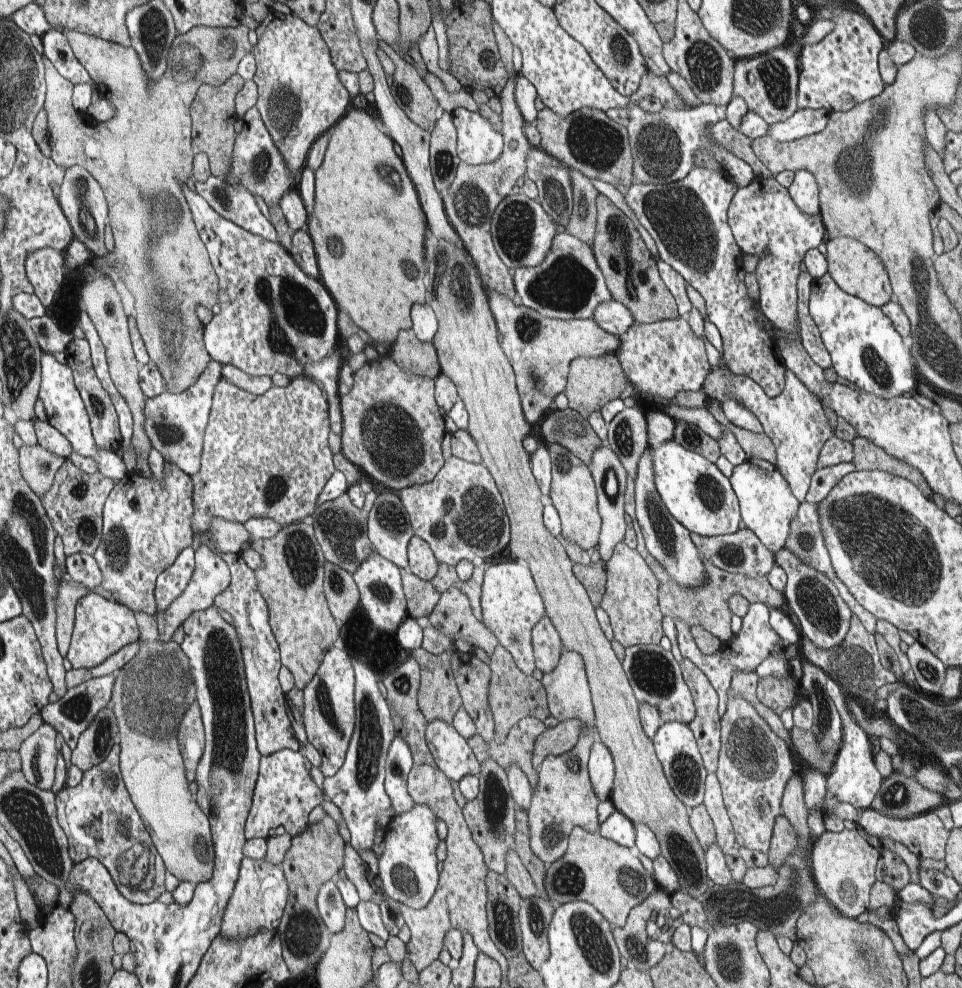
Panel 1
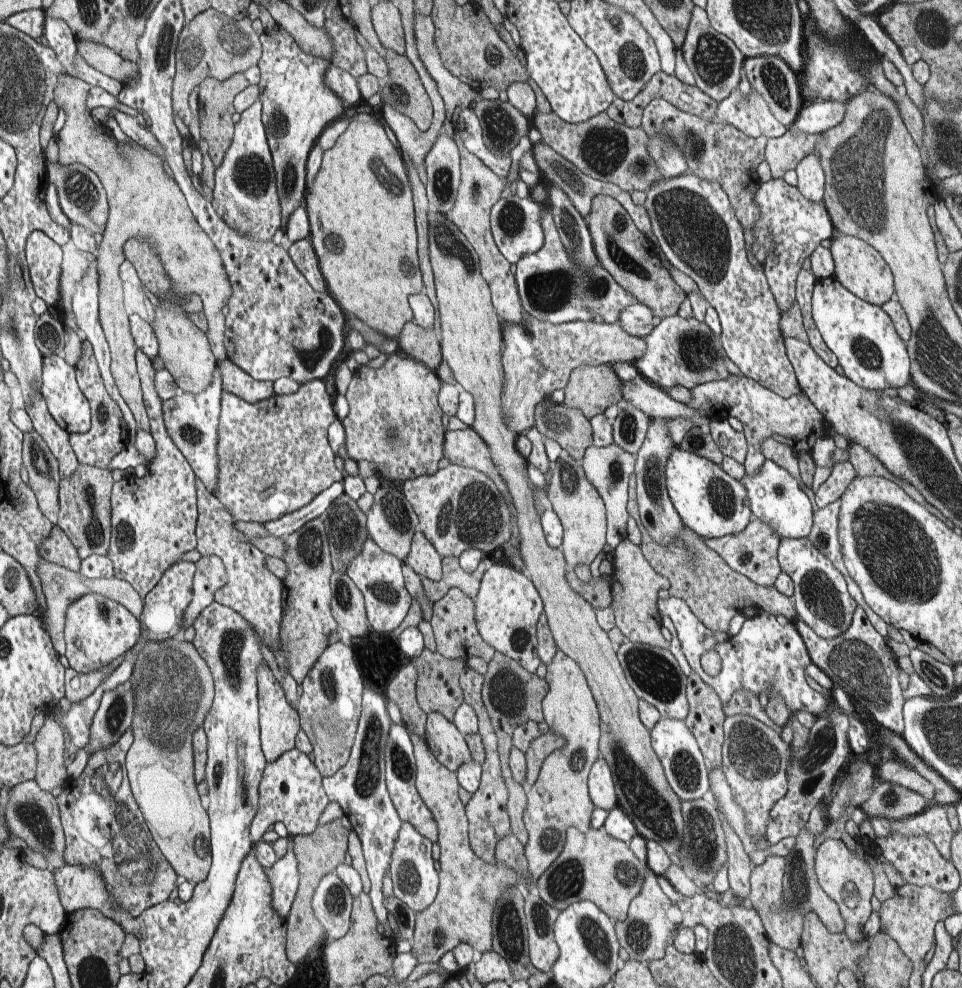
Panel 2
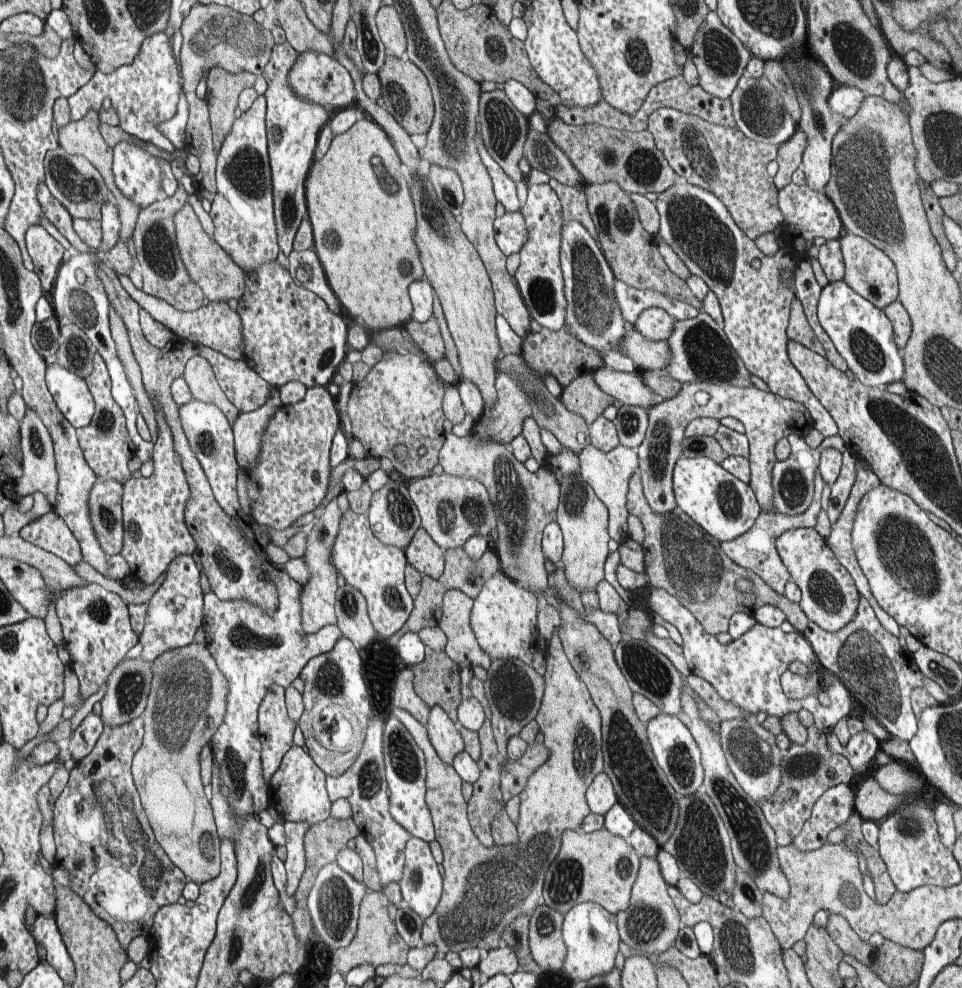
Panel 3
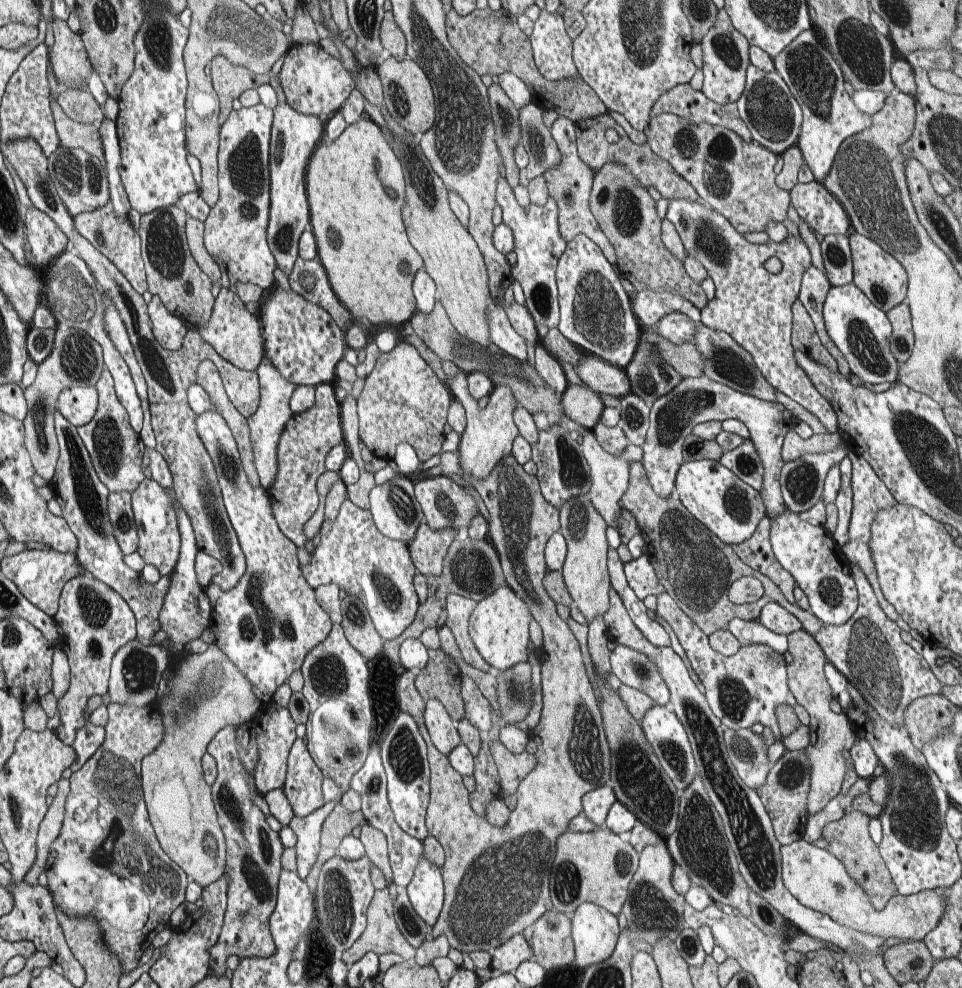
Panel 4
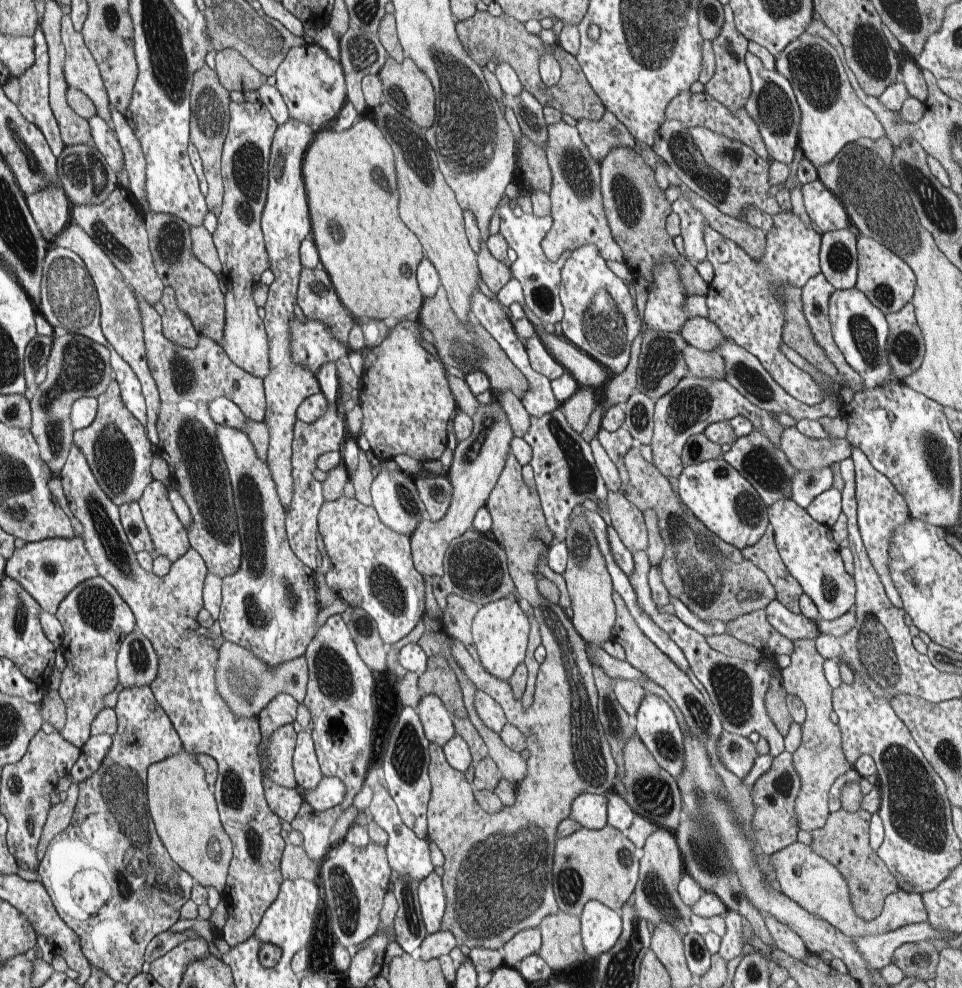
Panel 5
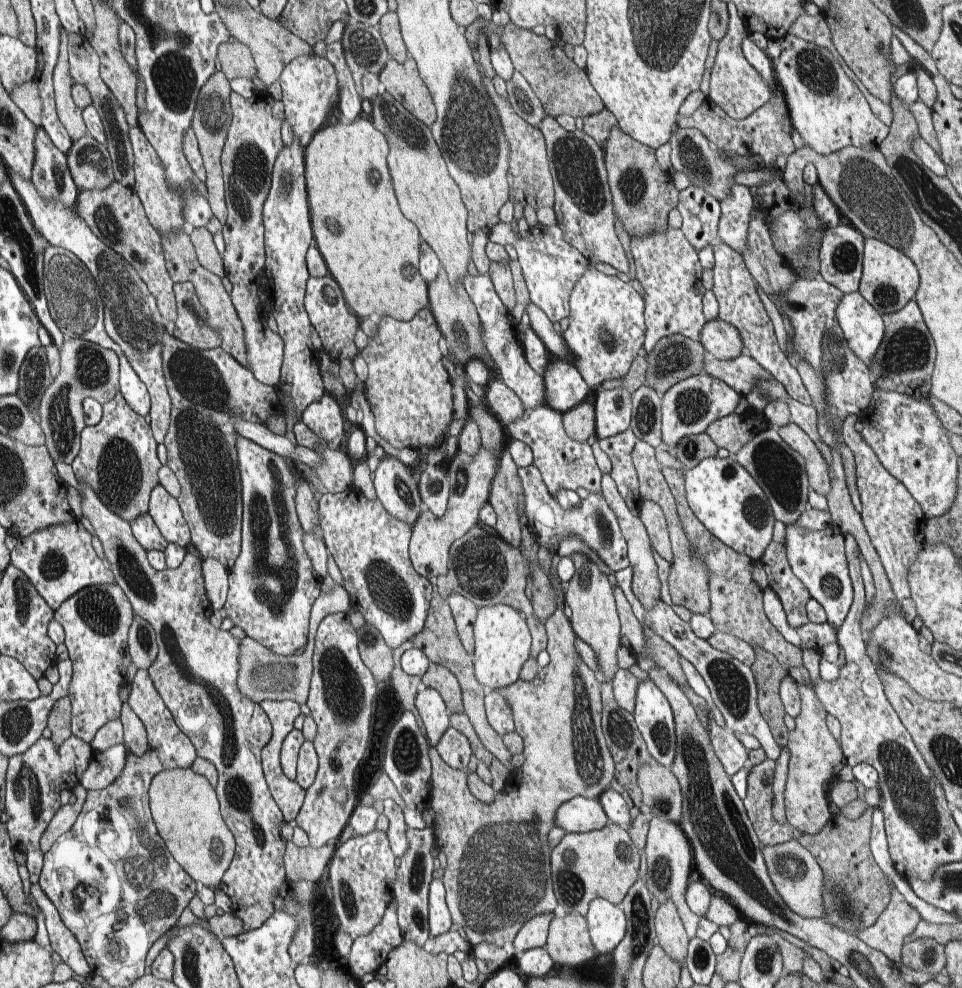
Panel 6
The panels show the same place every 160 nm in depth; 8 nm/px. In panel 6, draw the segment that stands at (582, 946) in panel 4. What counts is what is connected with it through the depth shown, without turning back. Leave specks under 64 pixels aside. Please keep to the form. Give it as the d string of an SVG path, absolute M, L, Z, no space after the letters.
M592 900L585 920L591 942L599 955L612 953L625 936L626 916L620 906L608 900Z

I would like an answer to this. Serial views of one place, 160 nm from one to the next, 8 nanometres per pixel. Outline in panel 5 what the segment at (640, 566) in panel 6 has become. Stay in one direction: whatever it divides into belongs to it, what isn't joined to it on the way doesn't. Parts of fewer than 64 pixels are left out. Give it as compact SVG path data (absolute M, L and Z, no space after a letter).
M607 491L607 508L611 516L611 525L620 535L624 546L632 553L646 551L649 547L649 536L643 512L636 508L624 492Z

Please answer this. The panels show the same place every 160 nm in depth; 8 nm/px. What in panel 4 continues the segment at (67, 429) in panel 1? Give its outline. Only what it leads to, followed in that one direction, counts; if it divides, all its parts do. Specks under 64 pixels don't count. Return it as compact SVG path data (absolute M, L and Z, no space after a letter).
M68 388L58 397L57 410L77 429L88 424L96 412L96 388Z

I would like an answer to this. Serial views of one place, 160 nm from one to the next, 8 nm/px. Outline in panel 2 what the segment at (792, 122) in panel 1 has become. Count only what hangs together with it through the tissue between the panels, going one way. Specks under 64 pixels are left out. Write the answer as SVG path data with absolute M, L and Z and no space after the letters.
M824 99L804 104L790 127L796 127L808 134L820 135L844 120L848 103L849 101Z

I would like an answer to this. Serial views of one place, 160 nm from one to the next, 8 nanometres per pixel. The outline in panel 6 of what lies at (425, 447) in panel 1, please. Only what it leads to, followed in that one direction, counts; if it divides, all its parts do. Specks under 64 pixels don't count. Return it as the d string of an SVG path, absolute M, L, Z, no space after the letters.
M427 306L410 321L398 321L390 316L382 317L376 334L369 338L368 346L359 352L368 364L364 394L374 415L375 431L396 450L412 448L418 451L422 446L427 446L431 450L437 448L434 442L452 420L454 414L452 384L442 364L442 352L438 348L438 340L440 340L438 324Z

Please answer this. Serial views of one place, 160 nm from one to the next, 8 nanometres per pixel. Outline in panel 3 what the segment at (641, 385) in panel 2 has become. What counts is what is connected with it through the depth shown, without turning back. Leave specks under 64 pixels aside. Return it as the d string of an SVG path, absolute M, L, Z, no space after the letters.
M602 365L592 374L602 392L609 394L614 400L624 405L641 406L648 410L660 402L658 396L643 383L637 370L625 373Z

